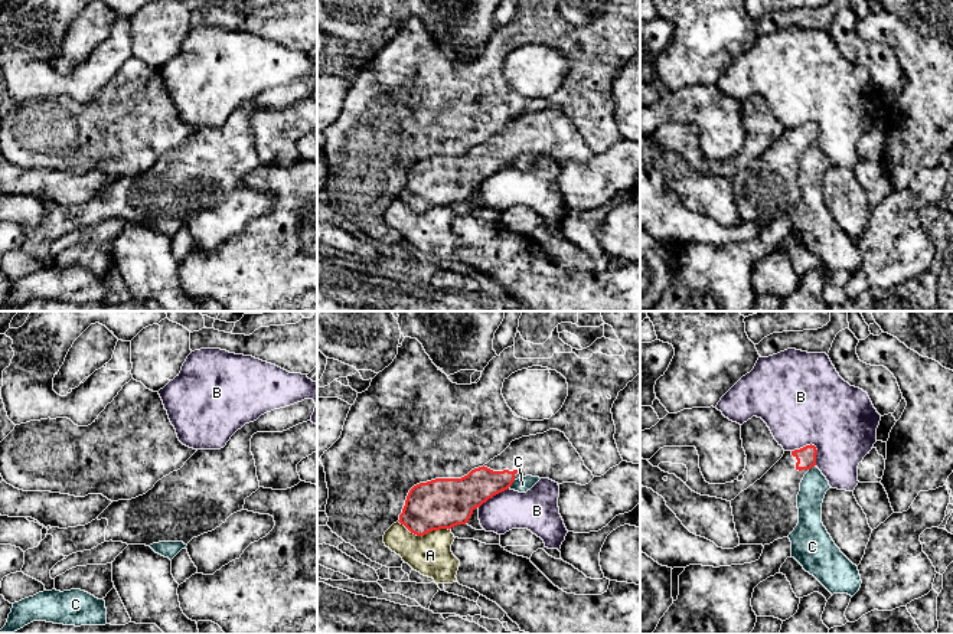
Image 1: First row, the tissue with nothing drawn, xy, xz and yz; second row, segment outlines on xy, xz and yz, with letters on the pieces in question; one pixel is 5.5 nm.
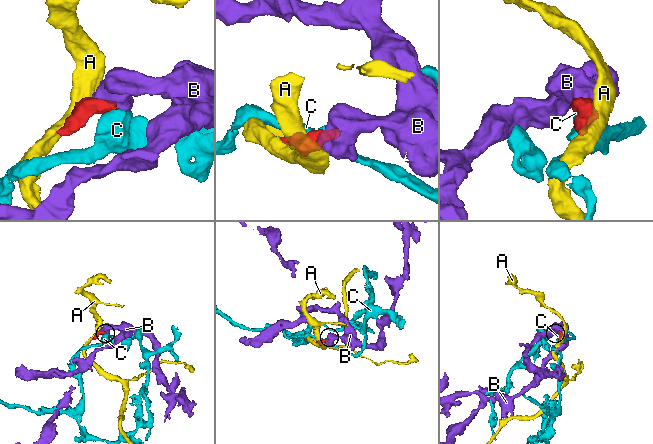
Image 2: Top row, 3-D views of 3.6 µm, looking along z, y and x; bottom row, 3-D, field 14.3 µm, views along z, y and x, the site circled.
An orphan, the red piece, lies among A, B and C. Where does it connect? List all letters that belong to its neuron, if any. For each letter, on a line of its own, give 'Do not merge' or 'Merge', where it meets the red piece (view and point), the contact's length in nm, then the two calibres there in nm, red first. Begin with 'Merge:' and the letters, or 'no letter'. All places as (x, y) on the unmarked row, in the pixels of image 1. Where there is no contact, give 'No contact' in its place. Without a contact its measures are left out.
Merge: no letter
A: Do not merge. Touches red at xz (424, 211). Shared border 300 nm. Thickness 280 nm (red) against 240 nm
B: Do not merge. Touches red at yz (810, 121). Shared border 170 nm. Thickness 110 nm (red) against 480 nm
C: Do not merge. Touches red at xz (511, 162). Shared border 60 nm. Thickness 190 nm (red) against 90 nm

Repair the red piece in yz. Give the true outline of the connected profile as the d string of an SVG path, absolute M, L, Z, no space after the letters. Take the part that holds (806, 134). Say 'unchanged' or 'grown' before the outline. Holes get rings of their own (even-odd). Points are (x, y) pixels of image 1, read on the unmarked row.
grown; M806 122L800 127L784 128L783 134L753 163L731 177L735 207L740 222L770 222L789 215L799 200L797 171L804 151L816 143L817 127Z

